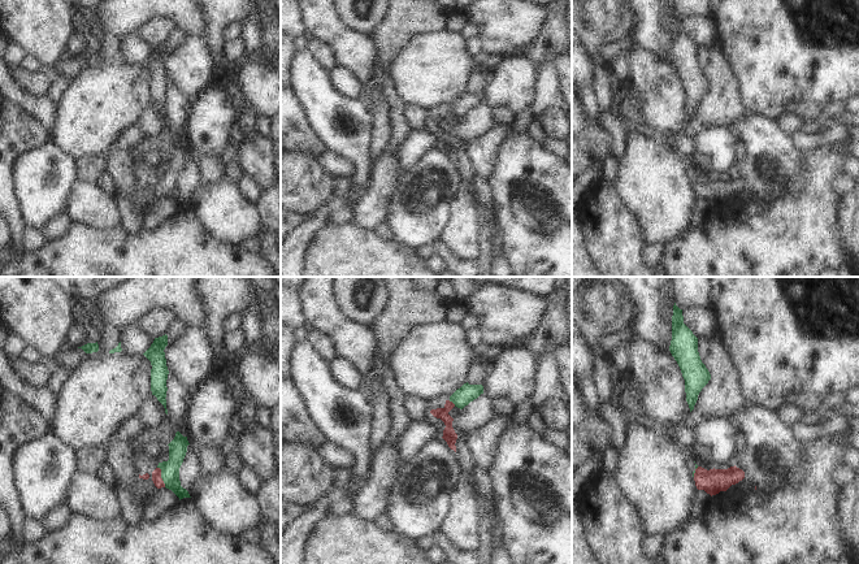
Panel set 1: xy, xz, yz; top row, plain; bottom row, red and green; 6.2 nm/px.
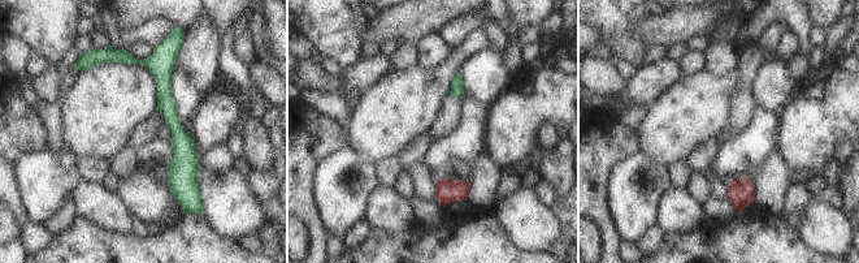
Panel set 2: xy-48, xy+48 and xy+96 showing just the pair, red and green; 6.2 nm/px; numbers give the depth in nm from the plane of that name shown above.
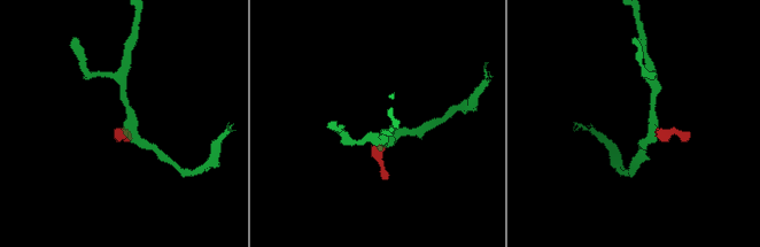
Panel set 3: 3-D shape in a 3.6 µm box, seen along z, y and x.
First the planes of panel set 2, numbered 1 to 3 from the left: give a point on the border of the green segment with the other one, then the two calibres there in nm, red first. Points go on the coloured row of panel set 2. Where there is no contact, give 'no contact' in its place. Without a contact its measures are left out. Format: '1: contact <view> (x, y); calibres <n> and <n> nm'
1: no contact
2: no contact
3: no contact

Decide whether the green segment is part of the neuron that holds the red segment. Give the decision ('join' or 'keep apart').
join

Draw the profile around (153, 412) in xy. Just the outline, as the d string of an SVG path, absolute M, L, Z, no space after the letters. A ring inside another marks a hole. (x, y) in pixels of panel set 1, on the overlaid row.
M155 395L147 400L146 405L139 413L143 416L148 429L153 429L161 425L166 418L164 405L157 400Z

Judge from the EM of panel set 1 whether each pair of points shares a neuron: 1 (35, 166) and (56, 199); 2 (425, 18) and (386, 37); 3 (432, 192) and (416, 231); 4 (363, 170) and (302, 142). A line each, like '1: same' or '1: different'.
1: same
2: same
3: same
4: different

